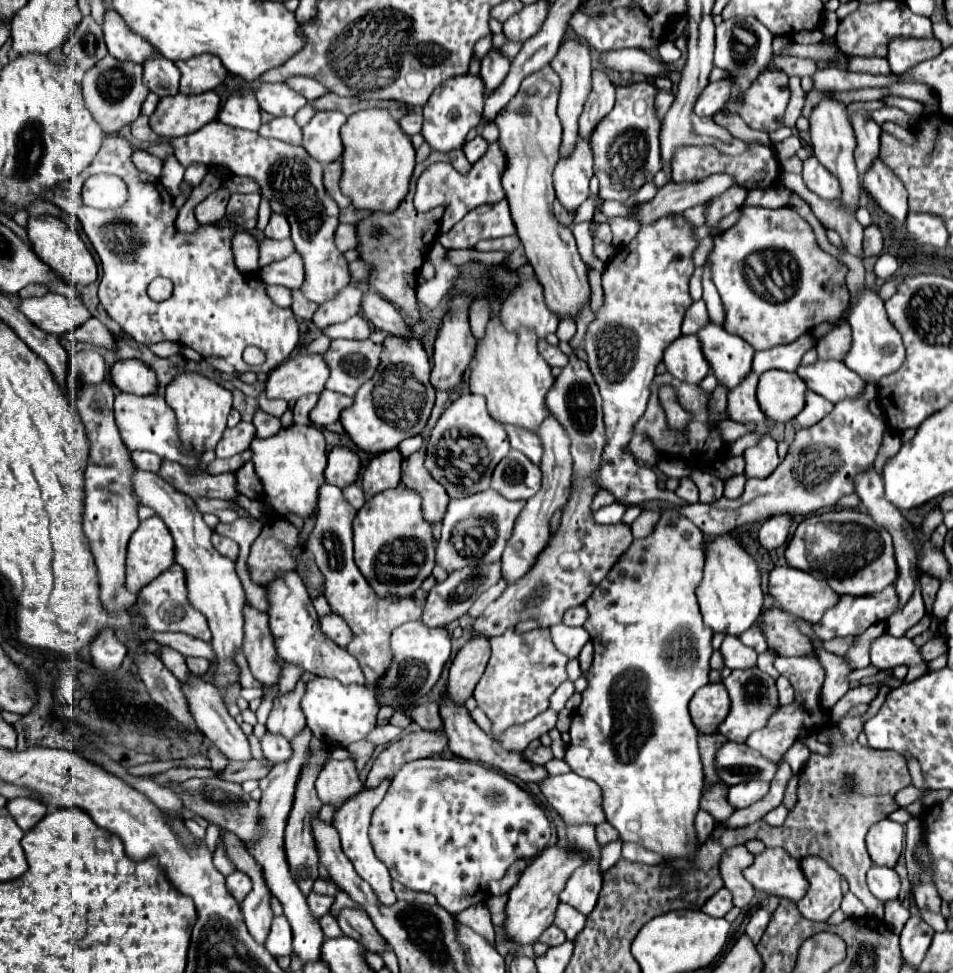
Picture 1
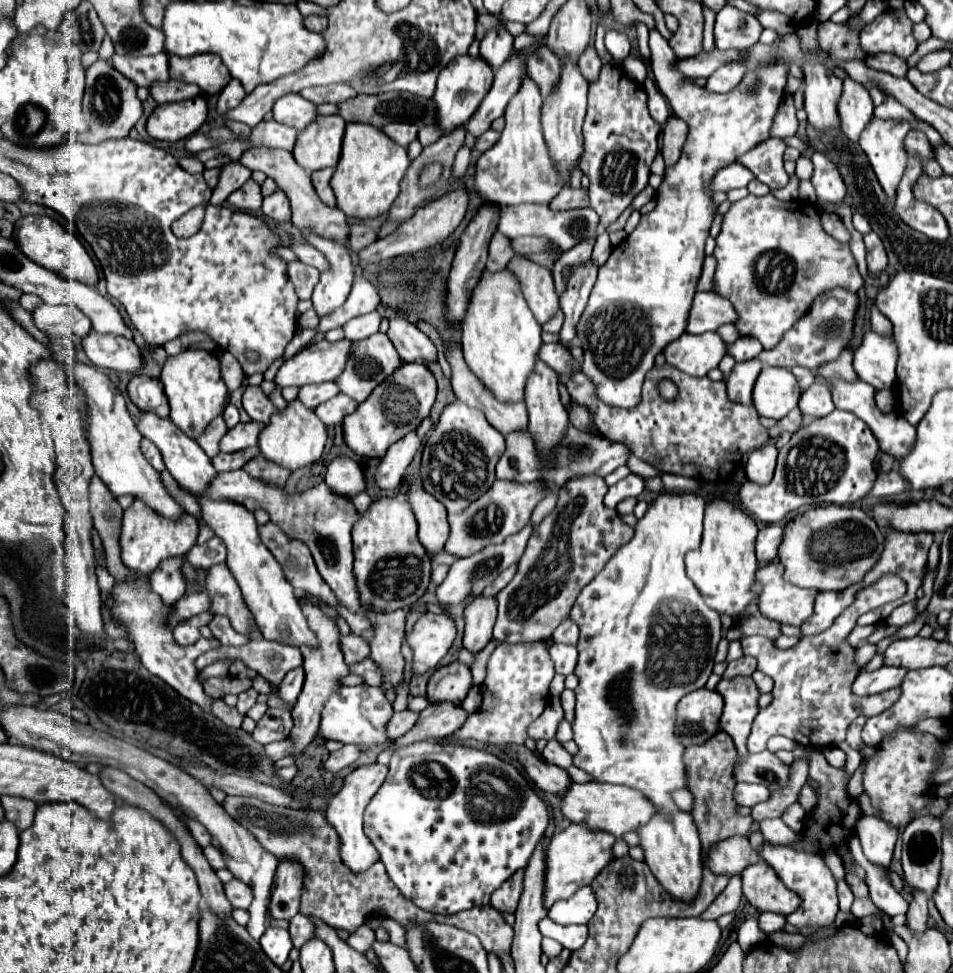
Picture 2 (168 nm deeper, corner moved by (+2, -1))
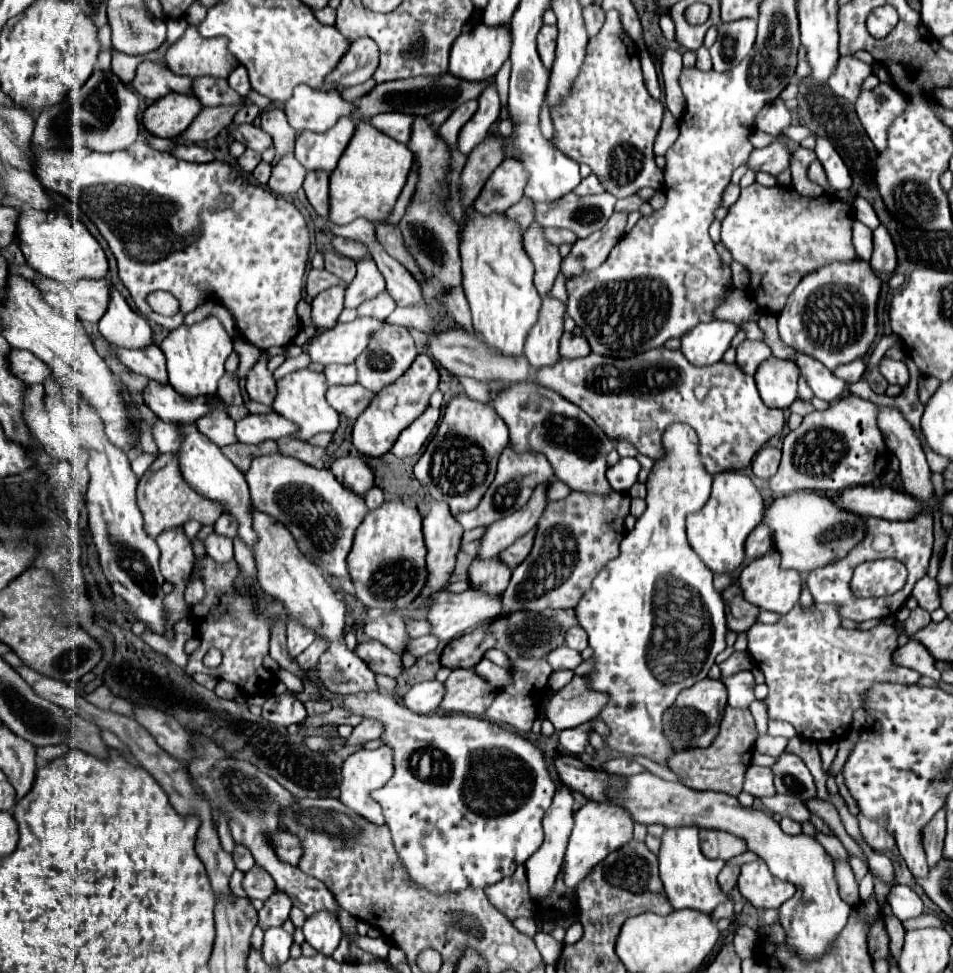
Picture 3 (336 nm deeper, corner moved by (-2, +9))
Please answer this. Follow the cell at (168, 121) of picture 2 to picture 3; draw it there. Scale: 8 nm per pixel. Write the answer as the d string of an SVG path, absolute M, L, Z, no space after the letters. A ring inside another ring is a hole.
M169 93L149 105L143 113L145 129L155 137L179 137L199 115L201 103L195 95Z

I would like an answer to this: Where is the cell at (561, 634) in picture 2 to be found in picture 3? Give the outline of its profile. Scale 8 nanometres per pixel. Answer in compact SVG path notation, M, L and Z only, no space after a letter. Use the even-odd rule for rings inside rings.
M573 625L565 635L565 643L575 651L583 651L587 647L587 635L579 625Z

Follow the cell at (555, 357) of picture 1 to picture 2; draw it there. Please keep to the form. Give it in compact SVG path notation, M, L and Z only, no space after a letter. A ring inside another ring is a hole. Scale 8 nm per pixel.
M561 343L541 345L539 357L541 357L551 369L555 369L561 377L563 377L563 375L569 375L569 365L577 363L577 361L571 357L571 353L569 353Z

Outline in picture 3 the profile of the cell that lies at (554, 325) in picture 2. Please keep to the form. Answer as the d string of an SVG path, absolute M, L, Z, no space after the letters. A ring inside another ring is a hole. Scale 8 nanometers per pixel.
M561 271L559 272L559 275L557 276L557 279L555 280L555 283L548 295L560 300L564 304L567 303L568 294L565 286L565 278Z

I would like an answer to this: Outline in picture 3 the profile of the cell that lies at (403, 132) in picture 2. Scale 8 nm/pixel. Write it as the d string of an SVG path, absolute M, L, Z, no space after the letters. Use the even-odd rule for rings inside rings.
M381 113L375 115L375 119L371 121L379 131L383 131L385 135L393 137L399 143L407 143L411 139L411 129L413 129L413 115L405 115L405 113Z

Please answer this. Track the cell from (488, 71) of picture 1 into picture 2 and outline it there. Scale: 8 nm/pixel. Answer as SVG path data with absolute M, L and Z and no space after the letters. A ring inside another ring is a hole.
M499 21L499 25L485 33L481 39L481 57L489 61L493 69L499 69L503 61L511 55L513 49L513 35L505 29L505 23Z

